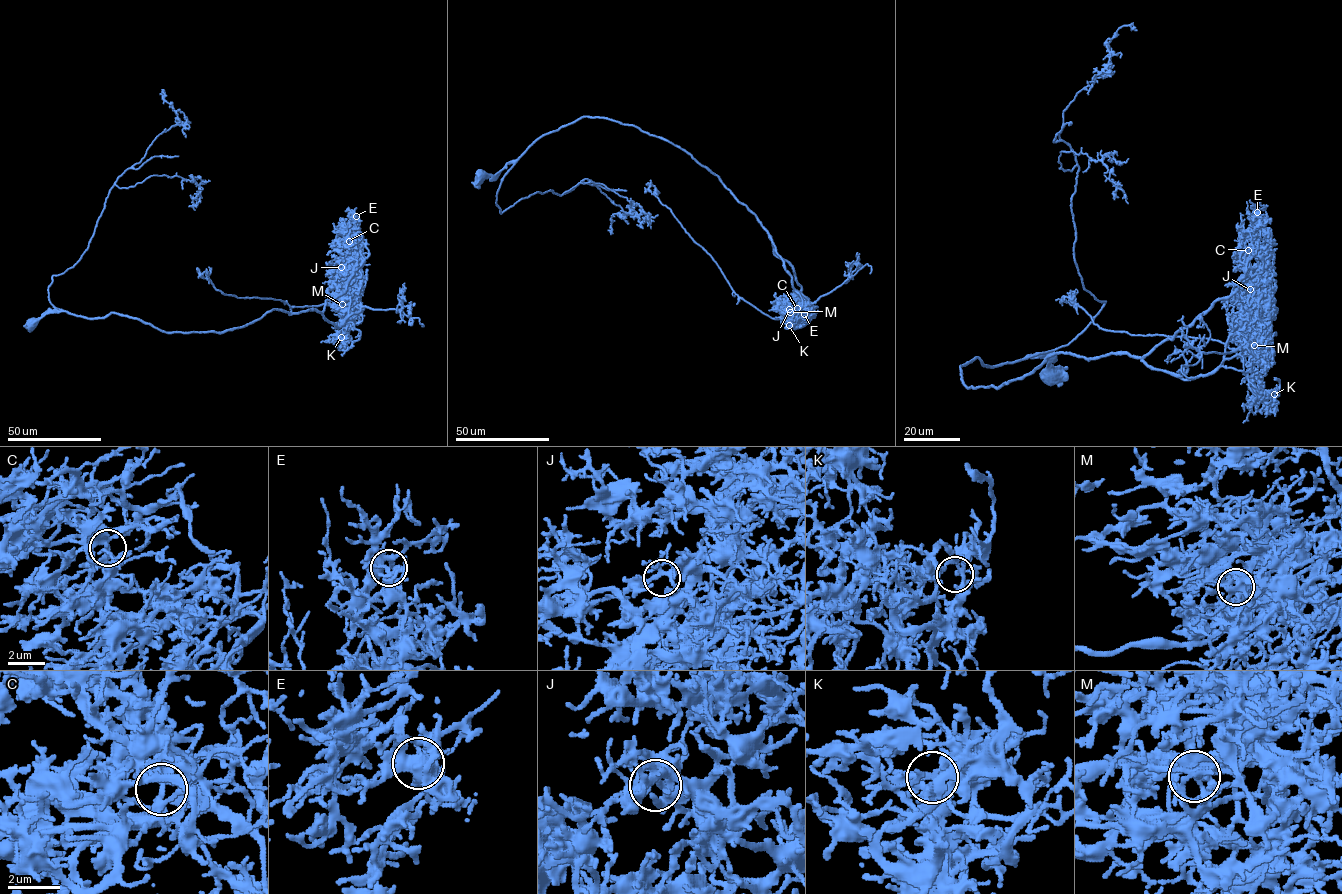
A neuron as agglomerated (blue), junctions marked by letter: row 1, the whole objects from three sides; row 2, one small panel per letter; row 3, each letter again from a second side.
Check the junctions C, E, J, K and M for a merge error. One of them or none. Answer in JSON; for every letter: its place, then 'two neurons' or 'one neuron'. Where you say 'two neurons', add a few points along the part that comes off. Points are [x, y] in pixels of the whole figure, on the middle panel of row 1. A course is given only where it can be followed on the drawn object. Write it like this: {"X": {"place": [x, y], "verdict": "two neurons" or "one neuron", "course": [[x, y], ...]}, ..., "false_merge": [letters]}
{"C": {"place": [797, 308], "verdict": "one neuron"}, "E": {"place": [804, 314], "verdict": "one neuron"}, "J": {"place": [789, 309], "verdict": "one neuron"}, "K": {"place": [789, 325], "verdict": "one neuron"}, "M": {"place": [790, 312], "verdict": "two neurons", "course": [[789, 312], [795, 311], [786, 318], [773, 319], [738, 296], [713, 258], [662, 204], [653, 186], [644, 193]]}, "false_merge": ["M"]}

